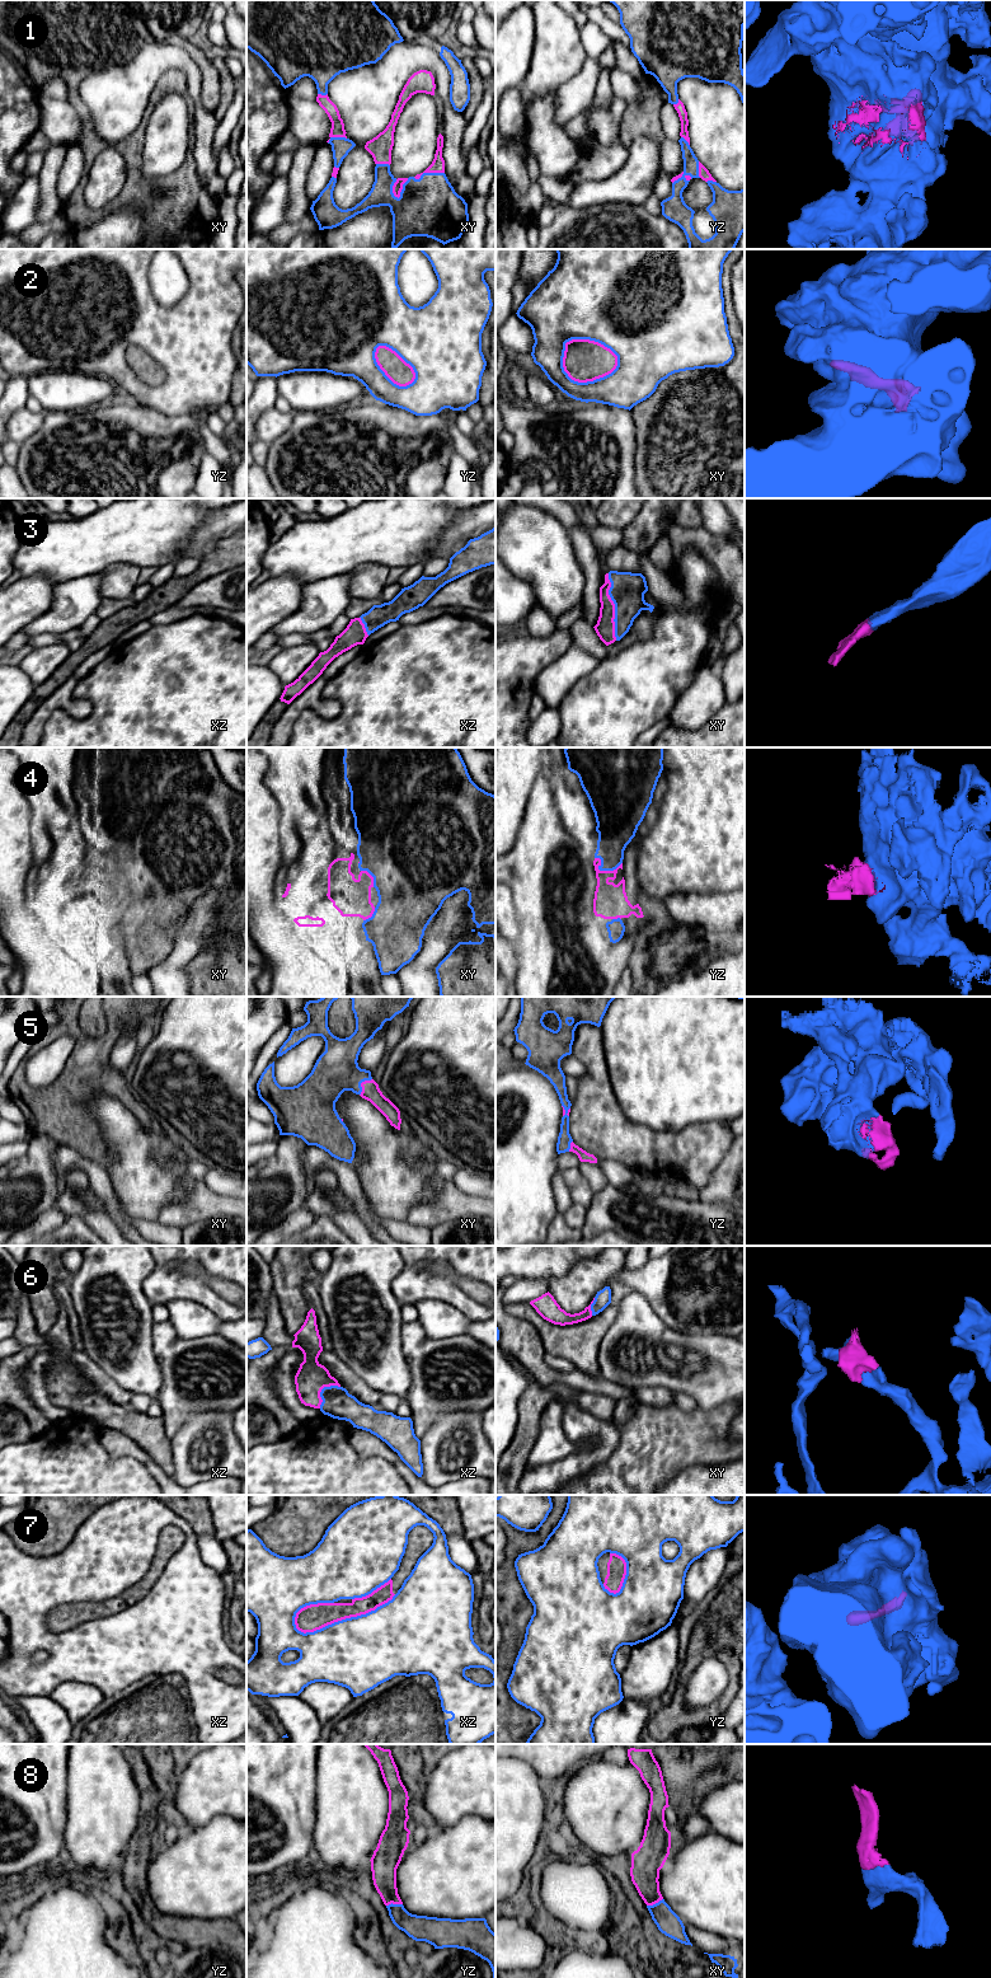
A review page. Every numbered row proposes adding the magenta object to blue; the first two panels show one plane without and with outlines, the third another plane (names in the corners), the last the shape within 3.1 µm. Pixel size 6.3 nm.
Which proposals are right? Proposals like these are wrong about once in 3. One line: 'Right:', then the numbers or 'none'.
Right: 1, 3, 4, 5, 6, 8

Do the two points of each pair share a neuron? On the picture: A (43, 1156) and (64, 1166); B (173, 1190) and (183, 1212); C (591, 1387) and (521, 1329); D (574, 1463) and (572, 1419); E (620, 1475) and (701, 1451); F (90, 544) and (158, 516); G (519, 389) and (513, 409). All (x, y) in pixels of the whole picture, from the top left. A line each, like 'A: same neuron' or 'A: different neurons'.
A: different neurons
B: different neurons
C: same neuron
D: same neuron
E: same neuron
F: same neuron
G: different neurons

